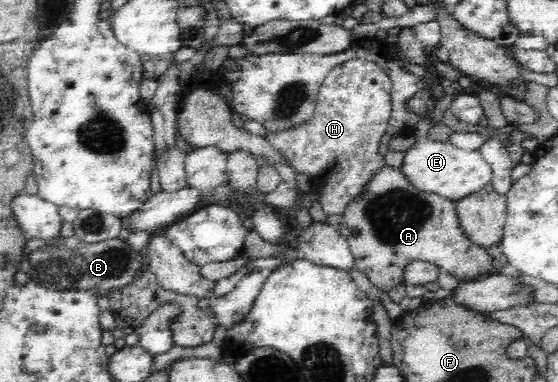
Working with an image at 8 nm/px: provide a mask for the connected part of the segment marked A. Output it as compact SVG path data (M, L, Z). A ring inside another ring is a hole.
M387 165L374 176L367 185L366 191L347 207L343 218L344 221L338 229L341 236L348 240L356 262L354 268L358 272L363 272L373 285L380 288L381 292L388 292L402 283L405 284L403 268L411 260L436 264L440 270L453 274L458 280L471 280L479 274L488 274L494 270L493 258L487 253L487 248L475 244L475 241L463 232L458 219L457 204L433 192L423 192L415 188L399 168L391 165Z

